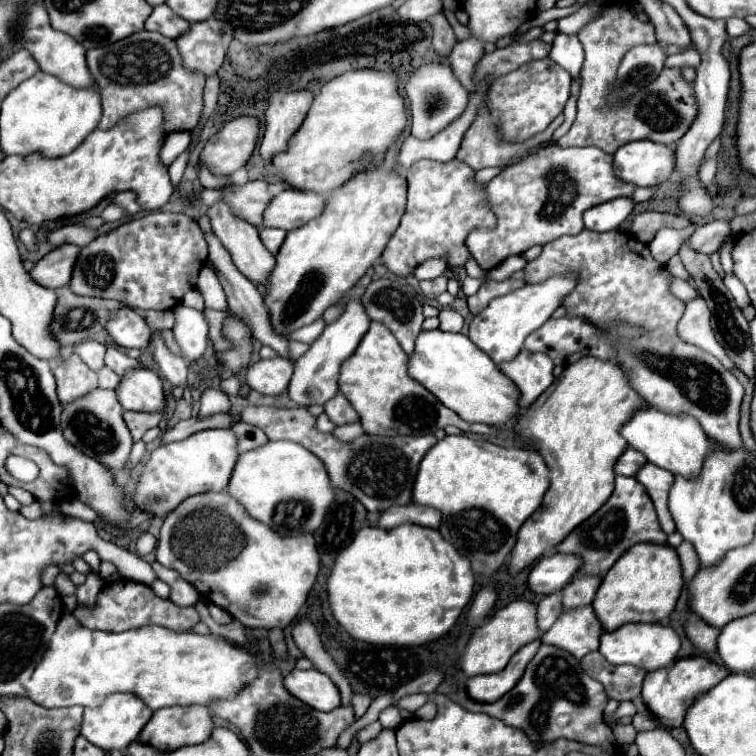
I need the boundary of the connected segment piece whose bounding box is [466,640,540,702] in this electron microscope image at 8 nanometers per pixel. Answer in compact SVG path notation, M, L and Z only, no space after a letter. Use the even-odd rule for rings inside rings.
M534 640L526 646L522 646L512 660L508 662L508 666L496 674L482 674L482 676L472 676L466 680L466 690L468 696L476 702L494 702L498 698L502 698L524 674L528 662L534 658L534 654L538 652L540 640Z

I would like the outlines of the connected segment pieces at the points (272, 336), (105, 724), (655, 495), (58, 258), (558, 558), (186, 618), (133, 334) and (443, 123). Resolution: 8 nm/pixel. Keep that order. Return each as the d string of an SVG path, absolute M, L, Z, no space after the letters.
M206 236L206 242L208 242L208 246L210 246L208 260L212 260L214 266L216 266L216 274L218 274L218 278L220 278L220 284L222 284L224 292L226 292L230 312L236 314L236 316L248 326L250 334L252 334L256 340L260 340L264 346L270 346L278 356L292 360L292 358L290 358L290 352L288 352L288 340L286 340L286 336L282 336L282 334L278 334L278 332L274 330L272 320L270 320L270 312L268 312L266 304L264 304L264 298L262 298L260 292L256 290L256 286L254 286L246 276L242 276L242 274L238 272L238 268L236 268L236 266L232 264L232 260L230 260L228 250L220 244L220 240L218 240L216 236Z
M110 694L102 706L84 708L80 736L84 736L88 742L98 744L104 752L120 750L138 738L140 730L146 726L150 716L152 710L146 704L142 704L142 700L138 700L134 694Z
M648 462L636 474L636 480L650 494L662 530L666 534L672 534L676 528L674 528L674 520L672 520L672 516L668 512L668 492L670 492L670 486L674 484L674 476L670 472L666 472L666 470L662 470L662 468L658 468L658 466L654 466L654 464Z
M64 244L60 248L54 248L44 258L40 258L34 268L30 270L30 276L46 288L58 290L62 286L68 286L72 276L72 266L76 262L80 248L72 244Z
M550 554L540 558L530 576L528 588L536 594L552 594L558 588L566 586L570 578L574 578L576 570L580 568L580 560L570 554Z
M118 580L118 582L106 584L102 588L102 592L98 594L98 606L94 610L78 608L78 610L74 610L74 616L90 630L106 630L106 632L126 632L130 628L138 628L144 624L158 624L158 626L166 626L170 630L188 632L188 630L192 630L192 626L196 622L200 622L194 606L188 606L188 608L176 606L172 600L158 598L150 586L132 582L132 580Z
M120 308L110 314L110 320L106 324L108 334L114 338L114 342L122 348L138 348L146 350L150 346L152 330L148 328L144 316L130 308Z
M440 62L422 64L418 70L414 70L404 84L404 96L406 96L406 104L410 108L412 134L420 140L432 138L434 134L444 130L448 124L458 120L464 114L464 110L468 106L468 98L470 98L468 90L454 76L450 64L440 64Z

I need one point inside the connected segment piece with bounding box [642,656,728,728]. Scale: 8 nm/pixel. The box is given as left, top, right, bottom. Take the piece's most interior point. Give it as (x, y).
(668, 693)

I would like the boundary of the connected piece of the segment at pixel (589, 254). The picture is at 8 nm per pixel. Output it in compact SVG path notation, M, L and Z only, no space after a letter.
M582 230L576 236L562 236L556 242L550 242L542 248L542 254L526 264L526 278L524 282L542 282L554 274L560 272L580 272L580 282L574 292L570 292L564 298L564 308L568 316L586 316L590 322L598 324L600 328L608 328L614 320L624 320L628 324L636 324L648 330L648 334L640 340L626 342L618 350L618 362L628 372L630 384L638 394L654 408L666 412L666 414L690 414L694 416L700 426L704 428L706 436L728 450L742 448L740 432L738 432L738 420L740 420L740 404L744 398L744 386L736 380L736 376L726 370L712 354L706 354L704 350L686 344L676 334L676 324L684 314L684 302L670 294L668 290L668 278L670 272L658 264L652 256L646 244L638 242L636 238L630 238L628 234L620 230L610 232L590 232Z

